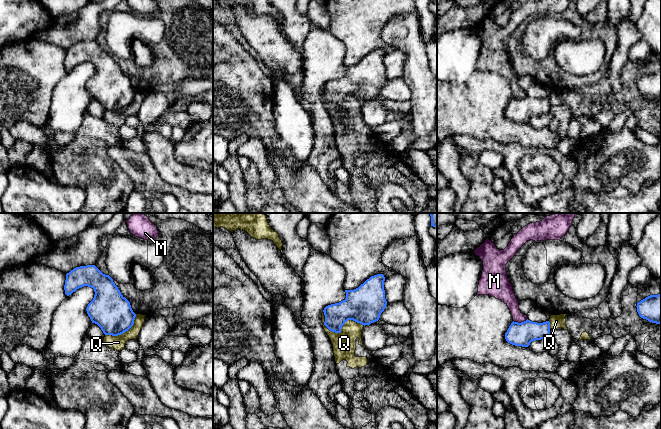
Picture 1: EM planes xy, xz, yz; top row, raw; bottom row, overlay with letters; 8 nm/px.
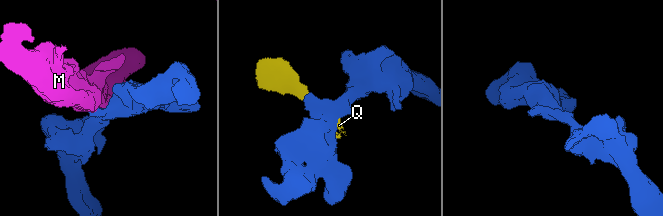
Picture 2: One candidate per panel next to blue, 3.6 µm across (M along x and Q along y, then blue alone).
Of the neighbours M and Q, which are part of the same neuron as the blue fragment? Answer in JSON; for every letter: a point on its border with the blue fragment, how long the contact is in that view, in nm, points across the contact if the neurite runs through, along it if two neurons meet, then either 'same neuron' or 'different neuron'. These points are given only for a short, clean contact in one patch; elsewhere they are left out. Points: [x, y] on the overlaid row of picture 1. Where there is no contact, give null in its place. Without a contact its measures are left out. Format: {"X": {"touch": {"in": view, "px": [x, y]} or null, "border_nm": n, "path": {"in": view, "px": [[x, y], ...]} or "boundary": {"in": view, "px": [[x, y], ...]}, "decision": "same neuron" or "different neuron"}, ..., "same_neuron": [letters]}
{"M": {"touch": {"in": "yz", "px": [521, 322]}, "border_nm": 120, "decision": "different neuron"}, "Q": {"touch": {"in": "xz", "px": [339, 332]}, "border_nm": 360, "decision": "different neuron"}, "same_neuron": []}

